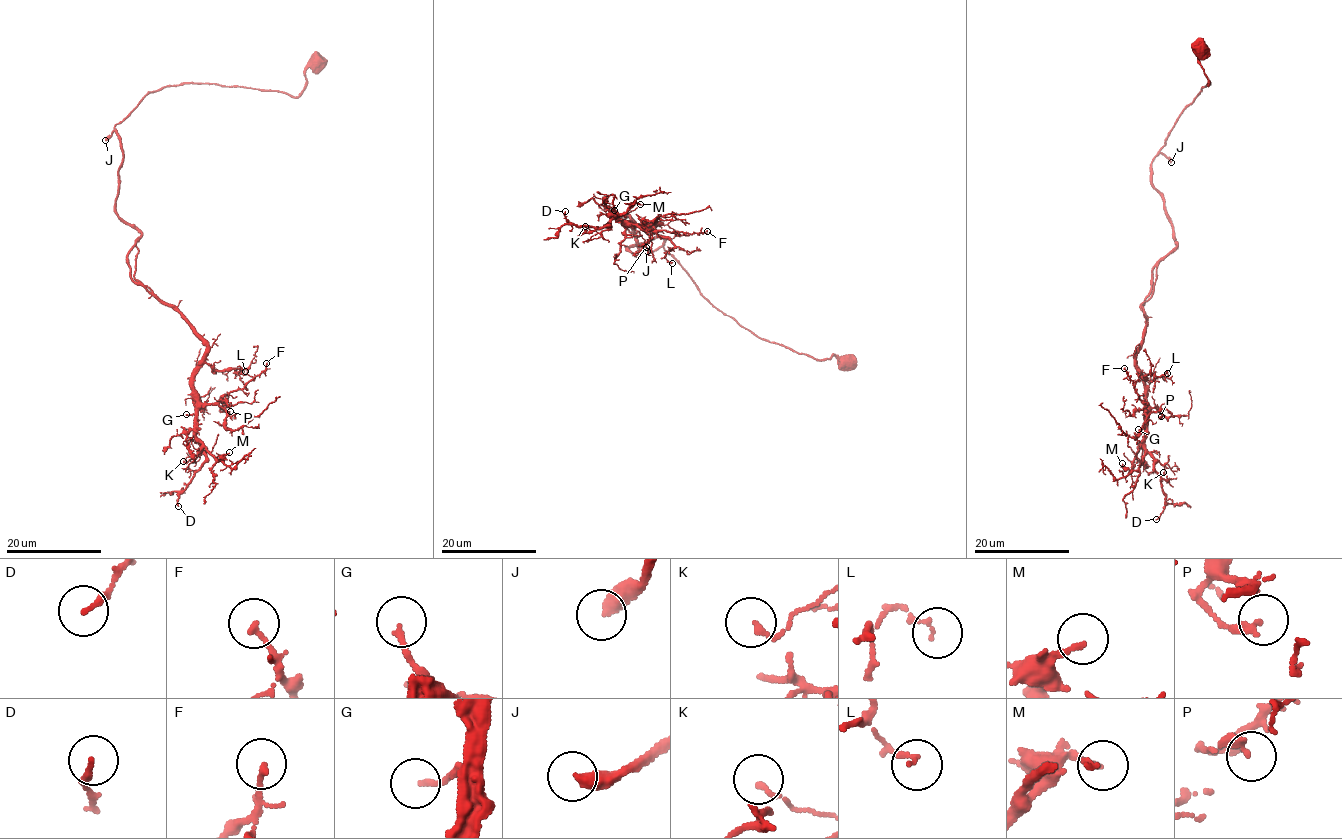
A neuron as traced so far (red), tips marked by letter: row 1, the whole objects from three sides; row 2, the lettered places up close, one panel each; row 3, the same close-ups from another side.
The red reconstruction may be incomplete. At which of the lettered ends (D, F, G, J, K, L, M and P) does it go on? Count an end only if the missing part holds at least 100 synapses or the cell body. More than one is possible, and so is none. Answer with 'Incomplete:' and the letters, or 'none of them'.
Incomplete: J

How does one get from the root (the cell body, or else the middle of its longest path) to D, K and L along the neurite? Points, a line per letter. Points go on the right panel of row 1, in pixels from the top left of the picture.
D: (1202, 48), (1211, 85), (1152, 163), (1177, 246), (1141, 307), (1136, 358), (1145, 449), (1166, 500), (1156, 519)
K: (1202, 48), (1211, 85), (1152, 163), (1177, 246), (1141, 307), (1136, 368), (1145, 447), (1163, 472)
L: (1202, 48), (1211, 85), (1152, 163), (1177, 246), (1141, 307), (1136, 368), (1144, 380), (1167, 373)

